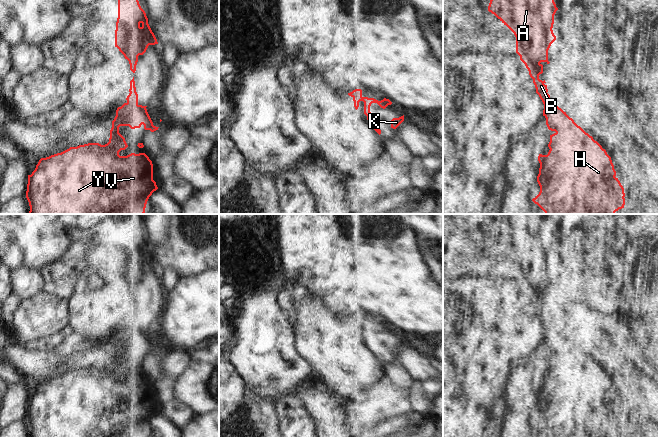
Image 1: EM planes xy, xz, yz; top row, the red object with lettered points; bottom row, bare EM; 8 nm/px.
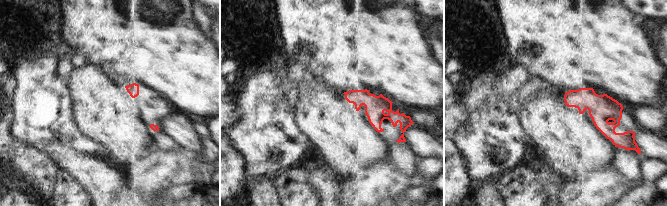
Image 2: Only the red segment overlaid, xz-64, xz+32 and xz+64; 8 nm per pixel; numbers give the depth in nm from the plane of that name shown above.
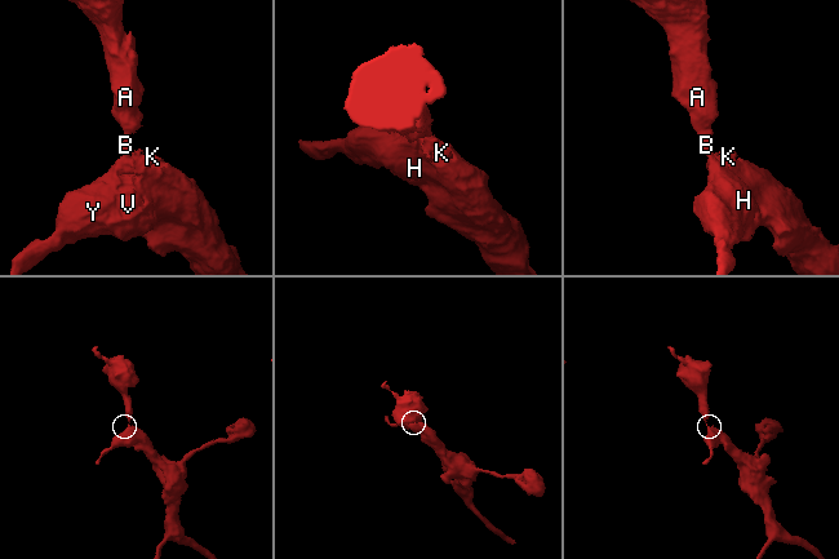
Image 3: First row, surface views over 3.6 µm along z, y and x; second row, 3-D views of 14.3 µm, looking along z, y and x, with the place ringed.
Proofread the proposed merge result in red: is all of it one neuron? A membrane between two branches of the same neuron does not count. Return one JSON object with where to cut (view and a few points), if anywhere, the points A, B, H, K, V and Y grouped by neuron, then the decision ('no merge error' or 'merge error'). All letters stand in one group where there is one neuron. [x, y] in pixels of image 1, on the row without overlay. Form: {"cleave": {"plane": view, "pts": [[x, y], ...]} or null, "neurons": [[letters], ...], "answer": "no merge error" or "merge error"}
{"cleave": null, "neurons": [["A", "B", "H", "K", "V", "Y"]], "answer": "no merge error"}

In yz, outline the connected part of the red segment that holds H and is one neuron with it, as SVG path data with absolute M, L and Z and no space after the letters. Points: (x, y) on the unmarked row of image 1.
M493 214L488 230L488 235L494 238L514 257L516 261L516 277L528 293L529 299L533 303L536 317L544 328L543 340L546 342L546 349L549 354L555 356L550 359L550 366L548 368L550 374L548 378L539 378L538 380L540 392L537 406L540 410L540 416L532 425L545 437L615 437L619 433L624 432L625 417L620 405L615 401L616 395L611 381L566 336L550 326L546 306L539 303L539 299L543 297L543 289L541 287L550 287L548 285L548 274L556 264L556 260L552 254L554 239L558 234L554 222L555 214Z

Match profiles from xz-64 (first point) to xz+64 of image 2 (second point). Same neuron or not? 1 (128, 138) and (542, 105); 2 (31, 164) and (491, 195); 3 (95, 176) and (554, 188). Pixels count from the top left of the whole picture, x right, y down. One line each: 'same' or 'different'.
1: same
2: same
3: same

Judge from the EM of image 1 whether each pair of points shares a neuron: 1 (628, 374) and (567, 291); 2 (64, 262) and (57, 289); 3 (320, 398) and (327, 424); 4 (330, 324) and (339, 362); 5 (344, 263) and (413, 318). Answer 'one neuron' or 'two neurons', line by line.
1: one neuron
2: one neuron
3: one neuron
4: one neuron
5: one neuron

